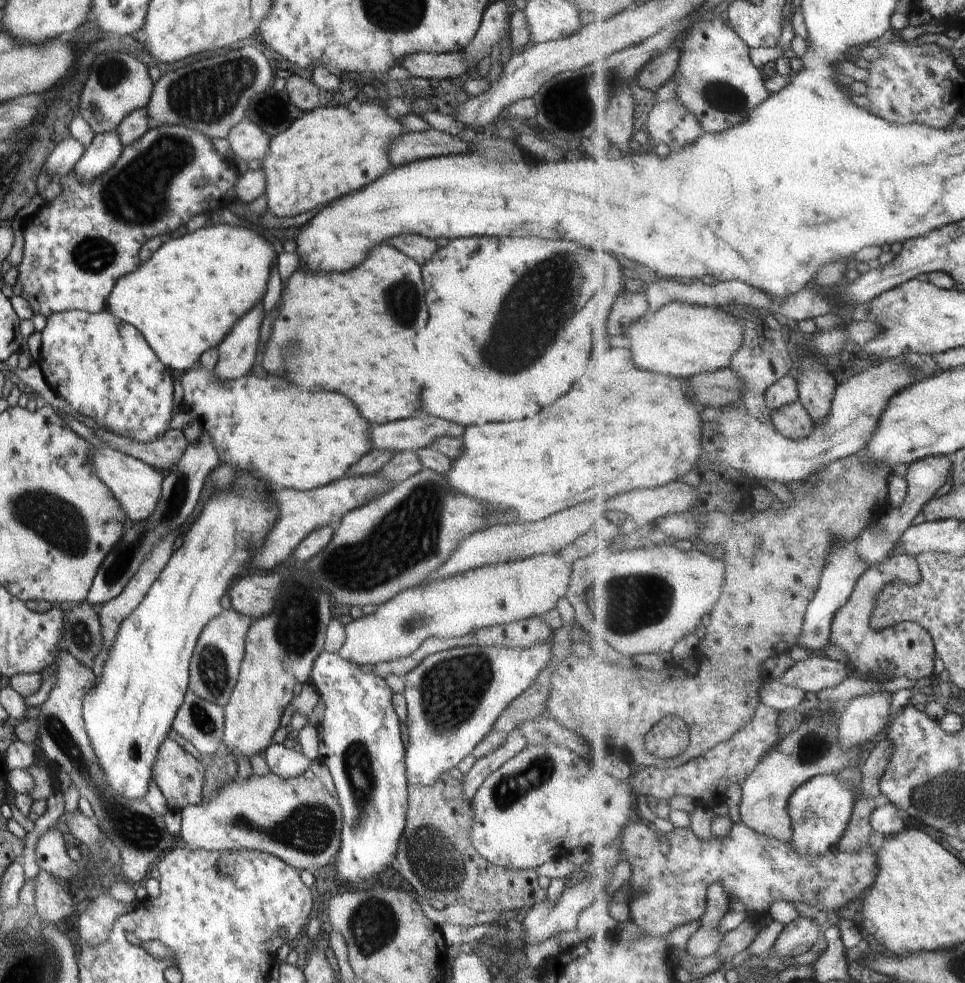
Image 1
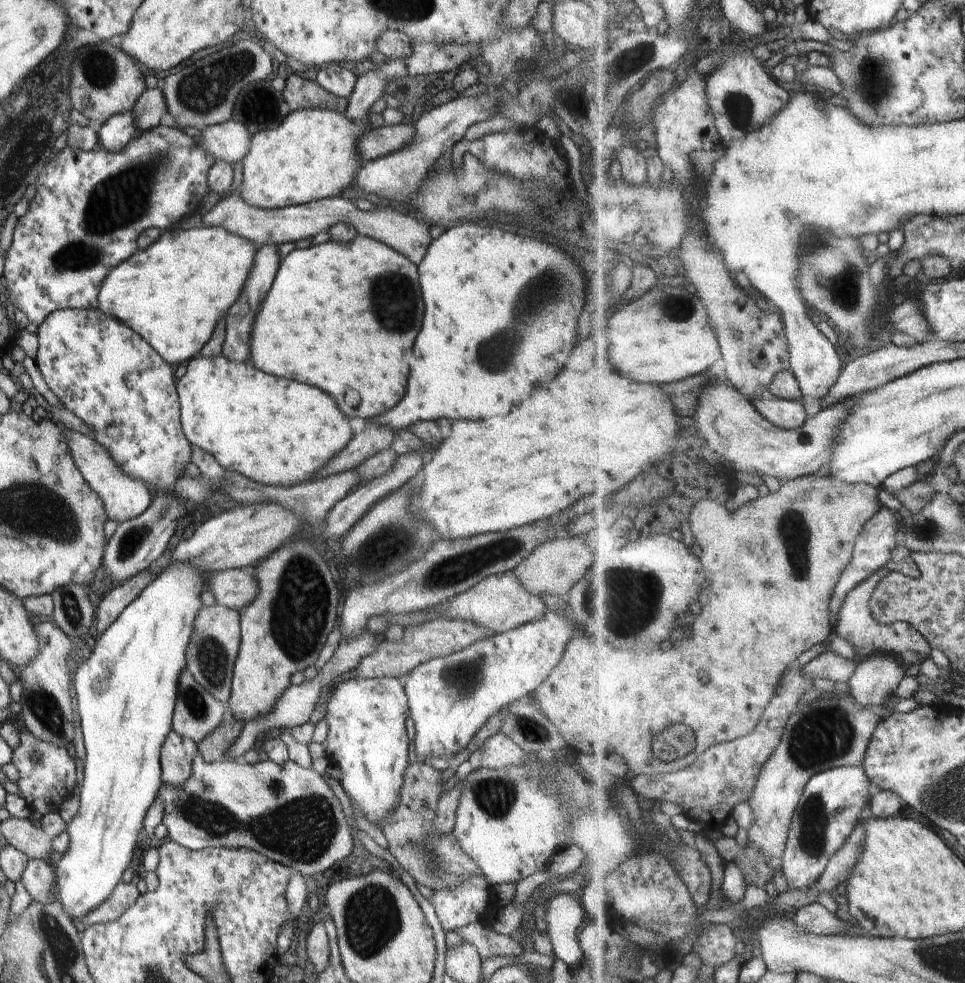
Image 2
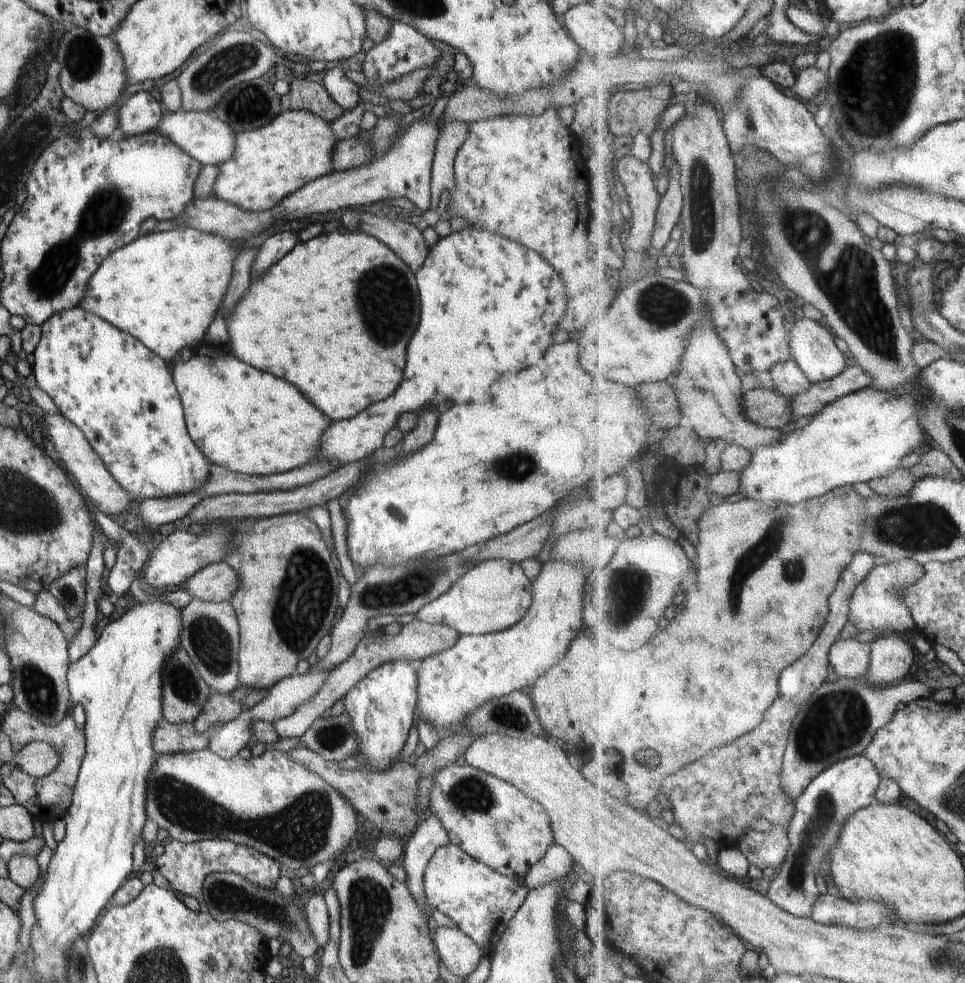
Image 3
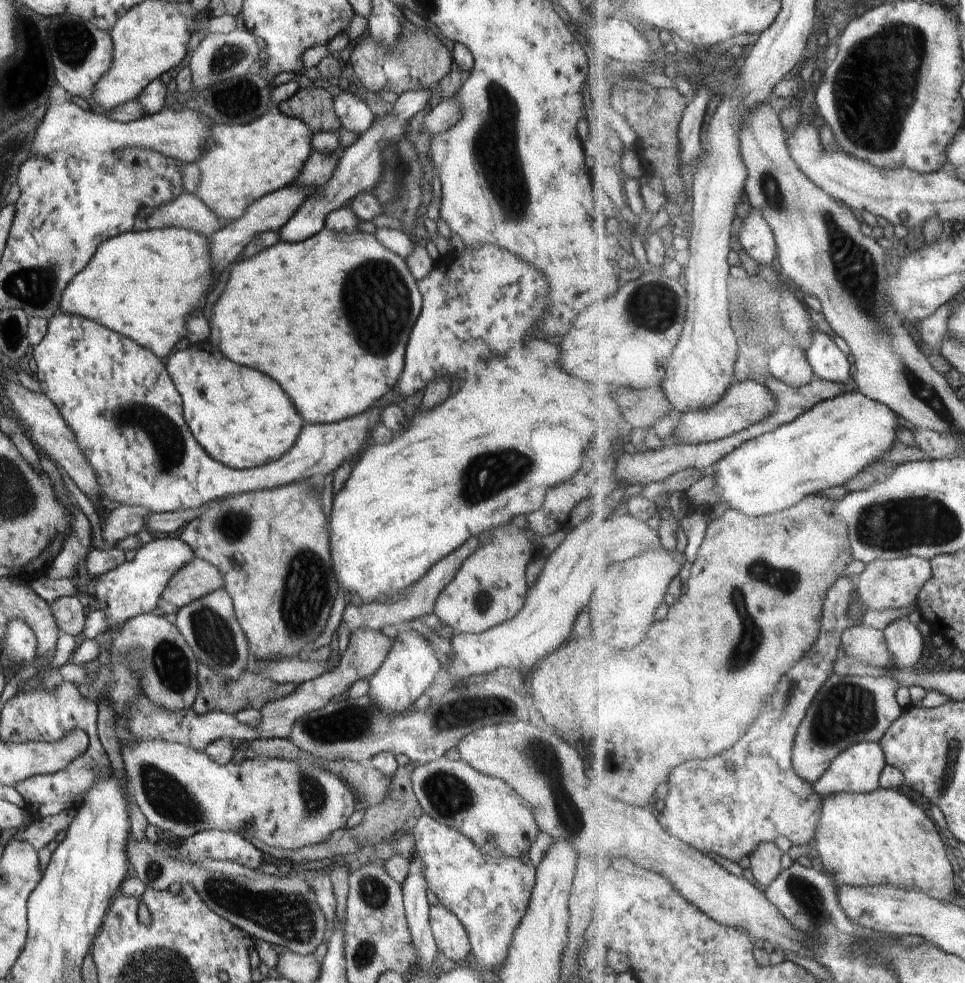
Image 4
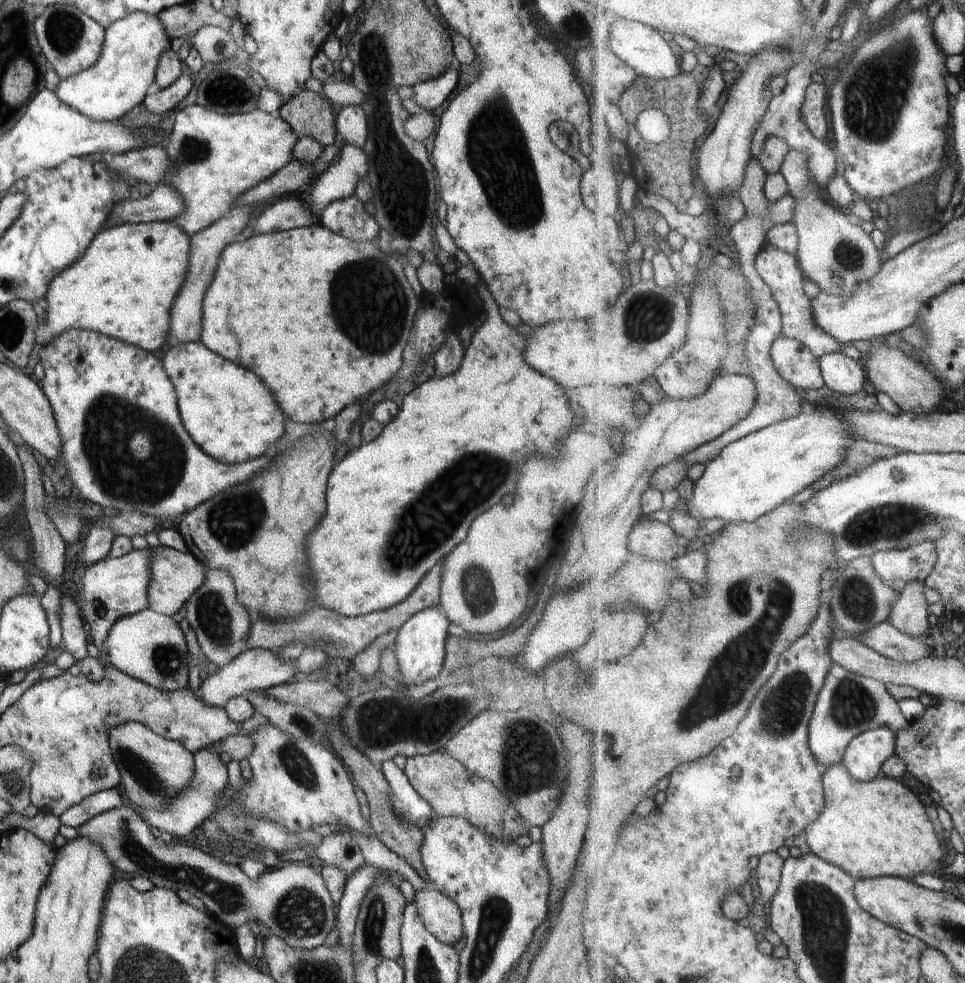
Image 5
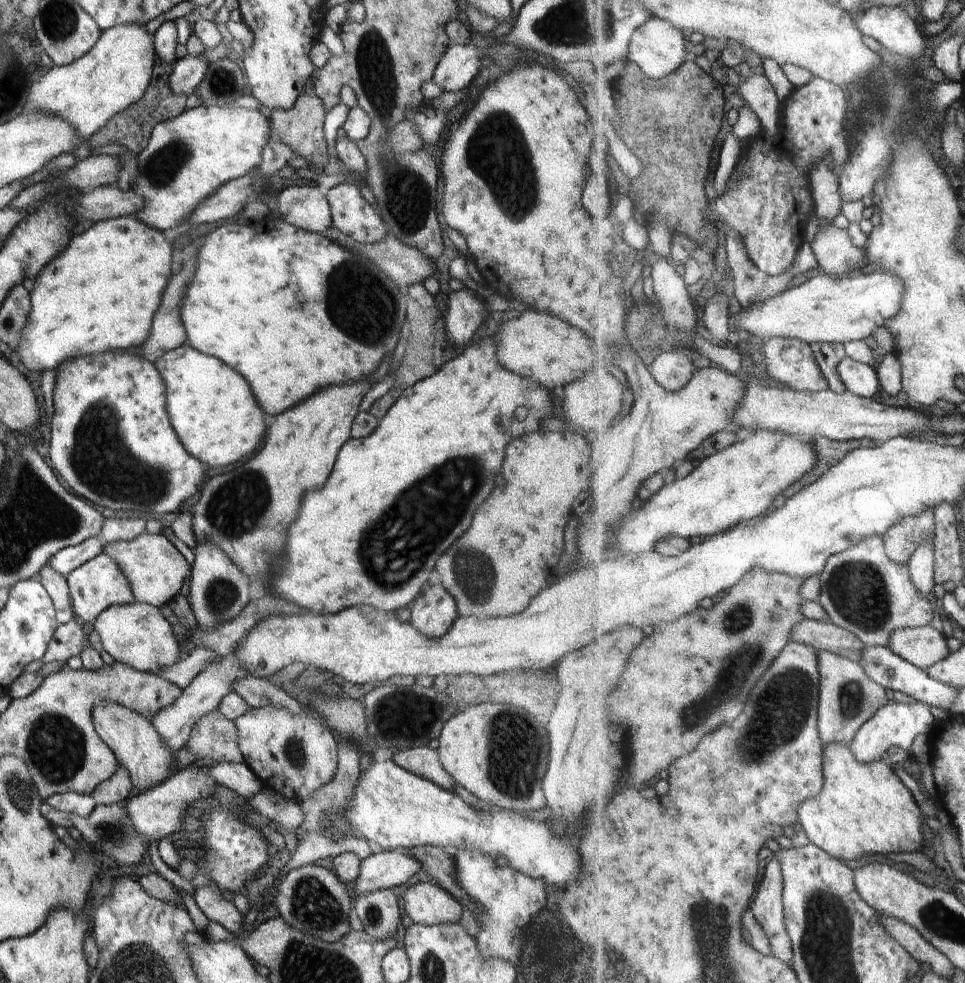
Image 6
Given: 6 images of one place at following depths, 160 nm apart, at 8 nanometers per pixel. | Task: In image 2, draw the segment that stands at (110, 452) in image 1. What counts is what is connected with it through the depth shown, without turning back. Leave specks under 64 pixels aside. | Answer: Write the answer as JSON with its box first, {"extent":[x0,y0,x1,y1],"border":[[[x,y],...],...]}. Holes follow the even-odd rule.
{"extent":[65,430,153,523],"border":[[[72,430],[65,432],[65,435],[70,454],[78,470],[88,483],[88,486],[96,492],[104,503],[104,508],[110,519],[123,523],[140,516],[148,510],[153,499],[150,494],[150,486],[141,480],[128,476],[95,438],[84,436]]]}

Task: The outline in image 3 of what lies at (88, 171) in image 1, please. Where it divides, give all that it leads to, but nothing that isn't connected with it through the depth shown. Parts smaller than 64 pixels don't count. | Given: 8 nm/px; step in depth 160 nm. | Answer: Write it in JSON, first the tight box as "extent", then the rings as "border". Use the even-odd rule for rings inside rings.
{"extent":[116,91,163,138],"border":[[[148,91],[130,96],[116,114],[119,124],[117,136],[124,138],[154,131],[163,117],[159,101]]]}

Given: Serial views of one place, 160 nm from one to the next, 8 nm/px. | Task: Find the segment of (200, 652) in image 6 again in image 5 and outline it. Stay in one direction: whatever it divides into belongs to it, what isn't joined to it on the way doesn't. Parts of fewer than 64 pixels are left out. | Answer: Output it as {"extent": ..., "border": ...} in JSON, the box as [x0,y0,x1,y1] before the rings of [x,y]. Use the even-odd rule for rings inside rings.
{"extent":[186,569,251,667],"border":[[[208,569],[205,572],[205,581],[196,592],[186,601],[186,622],[196,635],[203,655],[216,666],[225,667],[229,665],[239,654],[246,652],[249,648],[248,635],[251,627],[251,620],[247,610],[238,602],[235,591],[235,584],[228,576],[228,573],[220,569]]]}

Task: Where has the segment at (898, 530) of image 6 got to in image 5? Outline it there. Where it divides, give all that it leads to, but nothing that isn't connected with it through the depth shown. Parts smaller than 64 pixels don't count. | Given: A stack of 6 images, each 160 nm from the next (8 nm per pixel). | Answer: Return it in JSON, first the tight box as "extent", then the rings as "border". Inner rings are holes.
{"extent":[873,541,939,592],"border":[[[928,541],[909,549],[890,549],[873,556],[875,569],[902,592],[912,581],[924,581],[939,563],[936,542]]]}

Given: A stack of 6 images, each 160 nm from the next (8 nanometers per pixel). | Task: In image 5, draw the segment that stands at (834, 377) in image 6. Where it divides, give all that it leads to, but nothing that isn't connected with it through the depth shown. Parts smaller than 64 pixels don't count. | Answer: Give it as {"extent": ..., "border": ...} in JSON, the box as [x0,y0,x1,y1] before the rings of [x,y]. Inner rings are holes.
{"extent":[757,245,846,359],"border":[[[766,245],[766,248],[762,250],[757,258],[757,269],[763,279],[773,288],[774,298],[777,299],[778,304],[781,306],[784,336],[803,341],[820,359],[824,355],[831,355],[833,352],[845,352],[846,346],[842,349],[840,342],[838,342],[839,340],[826,332],[819,325],[819,322],[815,320],[814,300],[808,298],[808,294],[804,290],[804,282],[808,278],[800,266],[797,254],[793,255],[792,253],[784,252],[784,249]]]}

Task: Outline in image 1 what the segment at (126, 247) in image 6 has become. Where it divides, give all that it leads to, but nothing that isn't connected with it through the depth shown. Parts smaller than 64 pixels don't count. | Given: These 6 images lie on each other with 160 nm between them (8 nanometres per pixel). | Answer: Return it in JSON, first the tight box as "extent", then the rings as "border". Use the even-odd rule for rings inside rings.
{"extent":[106,225,278,375],"border":[[[210,225],[186,233],[163,244],[133,272],[120,277],[106,301],[106,310],[118,320],[136,327],[157,354],[159,361],[175,375],[190,370],[202,353],[217,347],[241,318],[267,291],[272,267],[278,254],[273,246],[255,231],[230,225]]]}

